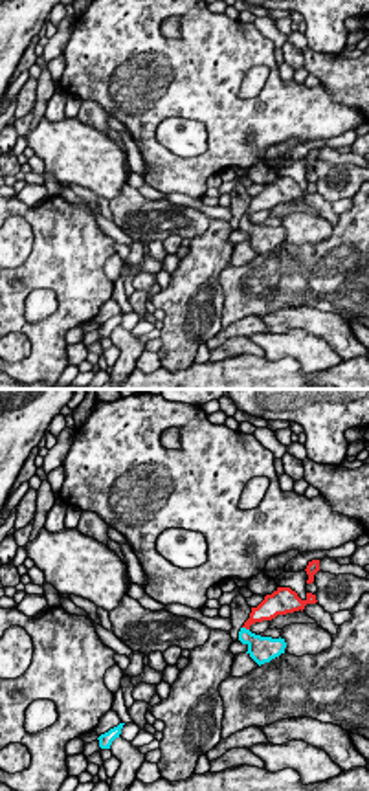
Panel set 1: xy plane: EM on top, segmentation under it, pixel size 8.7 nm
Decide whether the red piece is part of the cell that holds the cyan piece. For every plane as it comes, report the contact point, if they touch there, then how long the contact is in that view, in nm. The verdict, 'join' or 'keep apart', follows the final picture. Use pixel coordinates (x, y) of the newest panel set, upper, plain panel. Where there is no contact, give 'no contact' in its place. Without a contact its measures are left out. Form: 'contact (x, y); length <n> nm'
contact (245, 217); length 70 nm

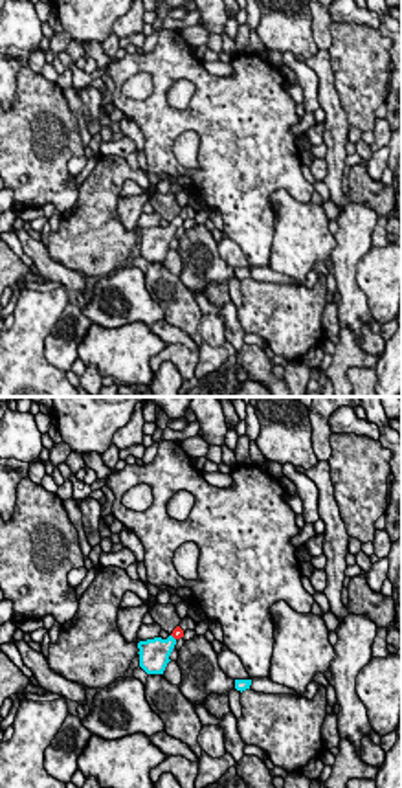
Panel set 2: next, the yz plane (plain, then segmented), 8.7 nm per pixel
contact (173, 226); length 70 nm

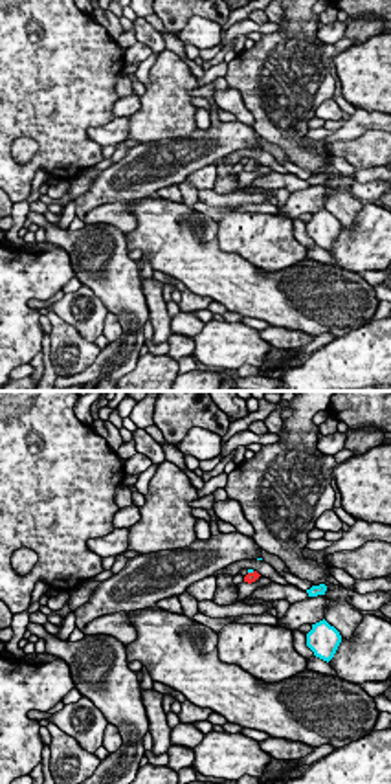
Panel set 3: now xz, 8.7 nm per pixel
contact (250, 160); length 70 nm

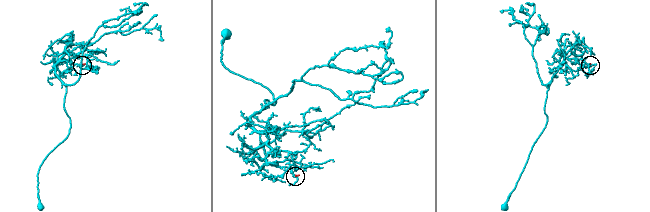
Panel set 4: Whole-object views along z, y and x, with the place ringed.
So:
join

